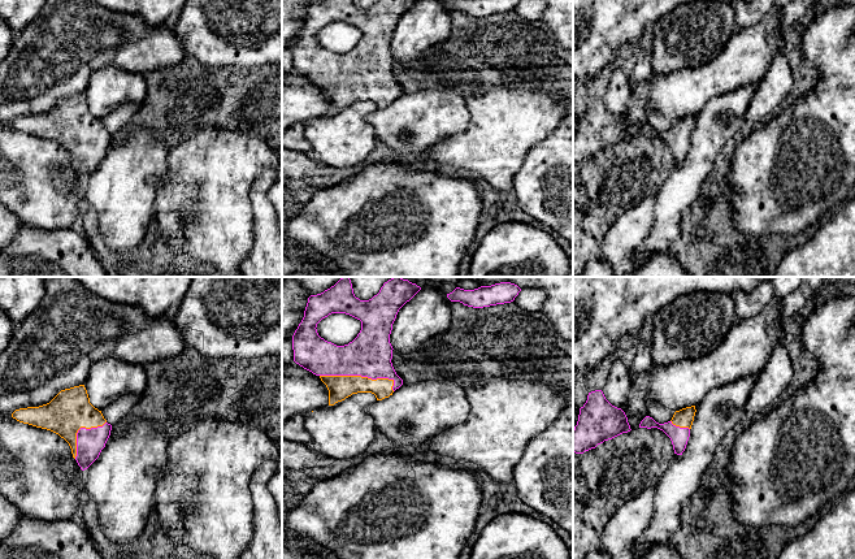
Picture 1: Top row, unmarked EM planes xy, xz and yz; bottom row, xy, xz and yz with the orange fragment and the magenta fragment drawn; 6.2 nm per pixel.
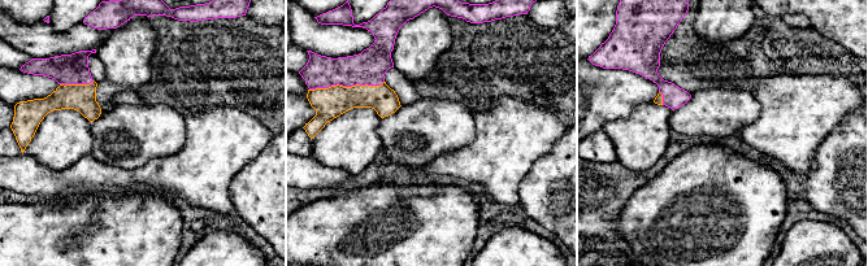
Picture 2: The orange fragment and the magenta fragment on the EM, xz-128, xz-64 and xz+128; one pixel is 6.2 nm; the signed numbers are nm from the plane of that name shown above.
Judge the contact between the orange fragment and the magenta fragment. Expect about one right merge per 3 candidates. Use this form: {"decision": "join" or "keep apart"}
{"decision": "join"}

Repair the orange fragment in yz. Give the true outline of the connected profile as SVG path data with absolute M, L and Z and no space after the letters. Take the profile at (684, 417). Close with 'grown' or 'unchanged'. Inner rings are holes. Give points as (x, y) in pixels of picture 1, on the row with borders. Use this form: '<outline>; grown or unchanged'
M695 406L682 408L674 412L670 421L664 424L659 424L652 417L646 416L641 421L639 428L657 428L663 430L672 441L674 454L682 455L690 437L695 412Z; grown

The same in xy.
M84 385L61 390L47 404L16 410L12 417L64 438L82 471L99 458L112 430L101 411L90 403Z; grown

